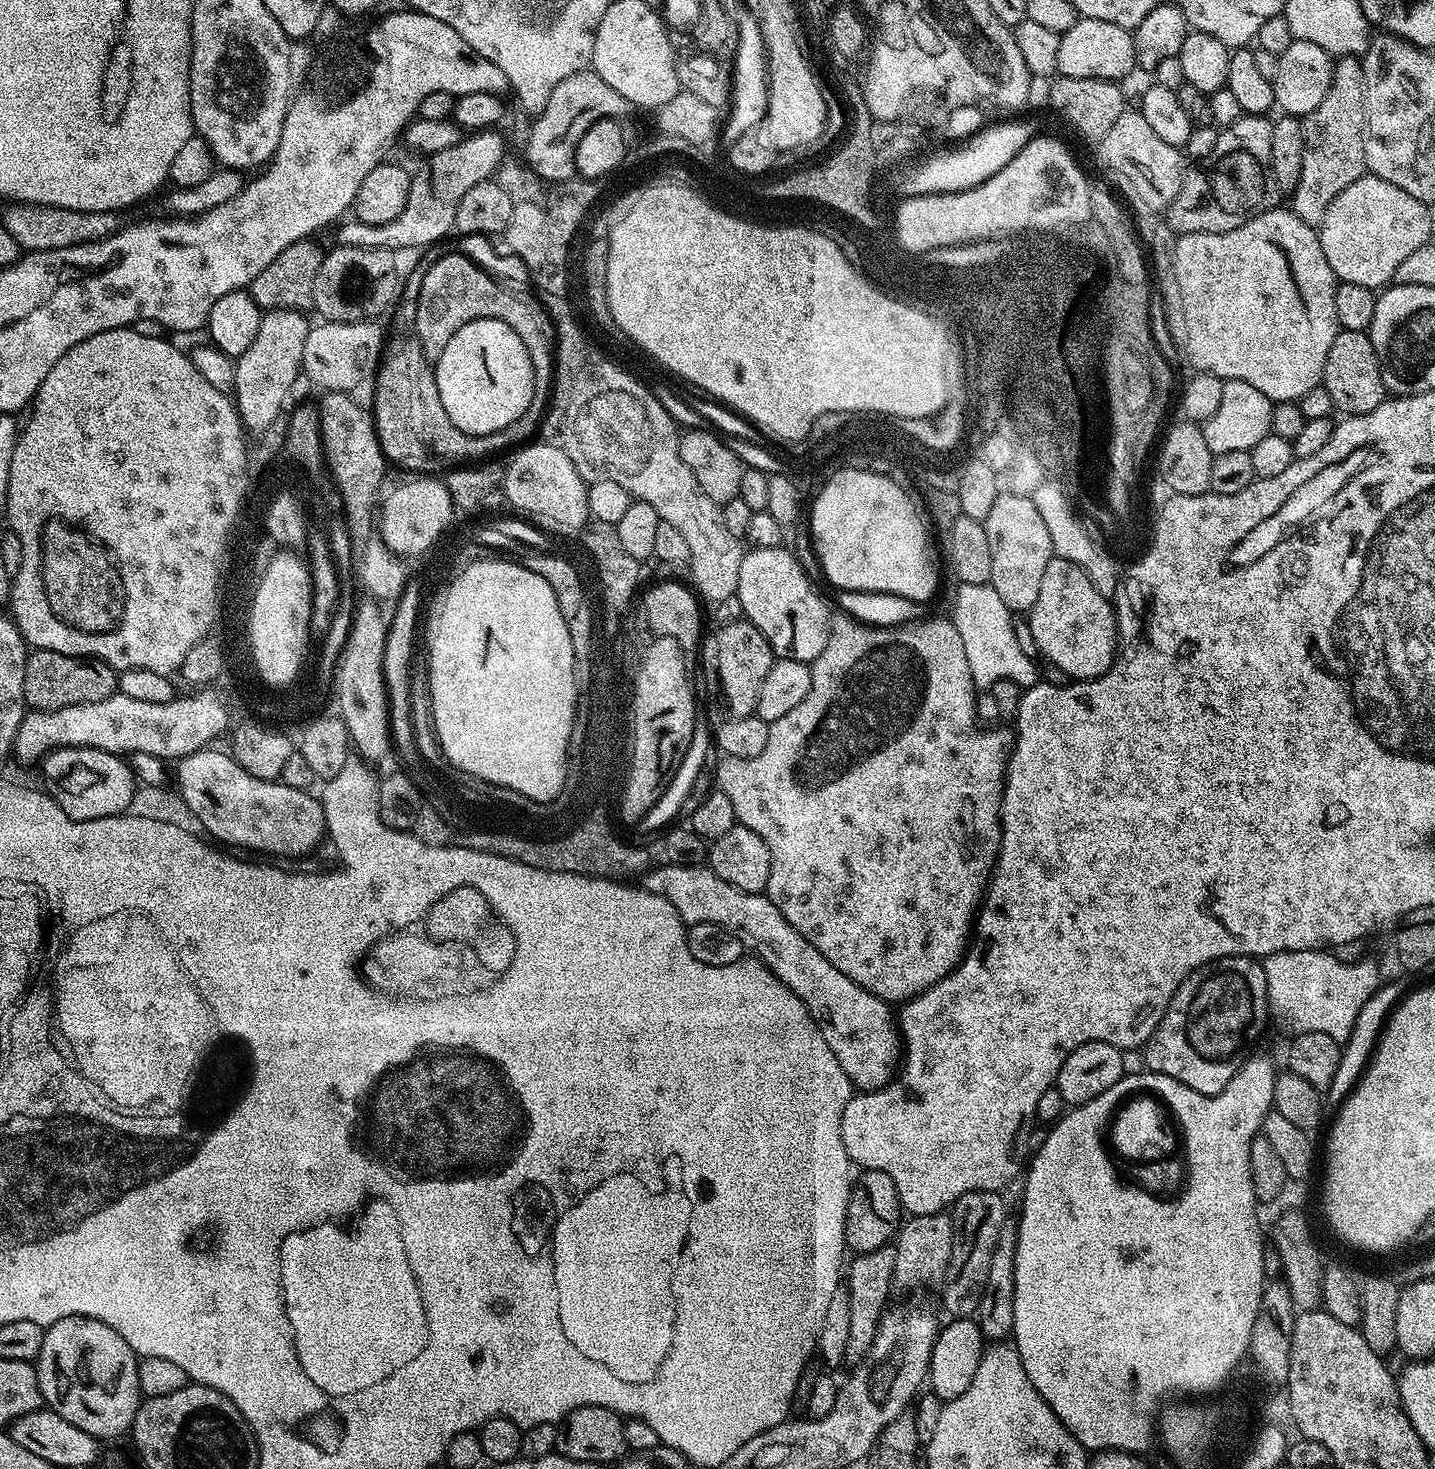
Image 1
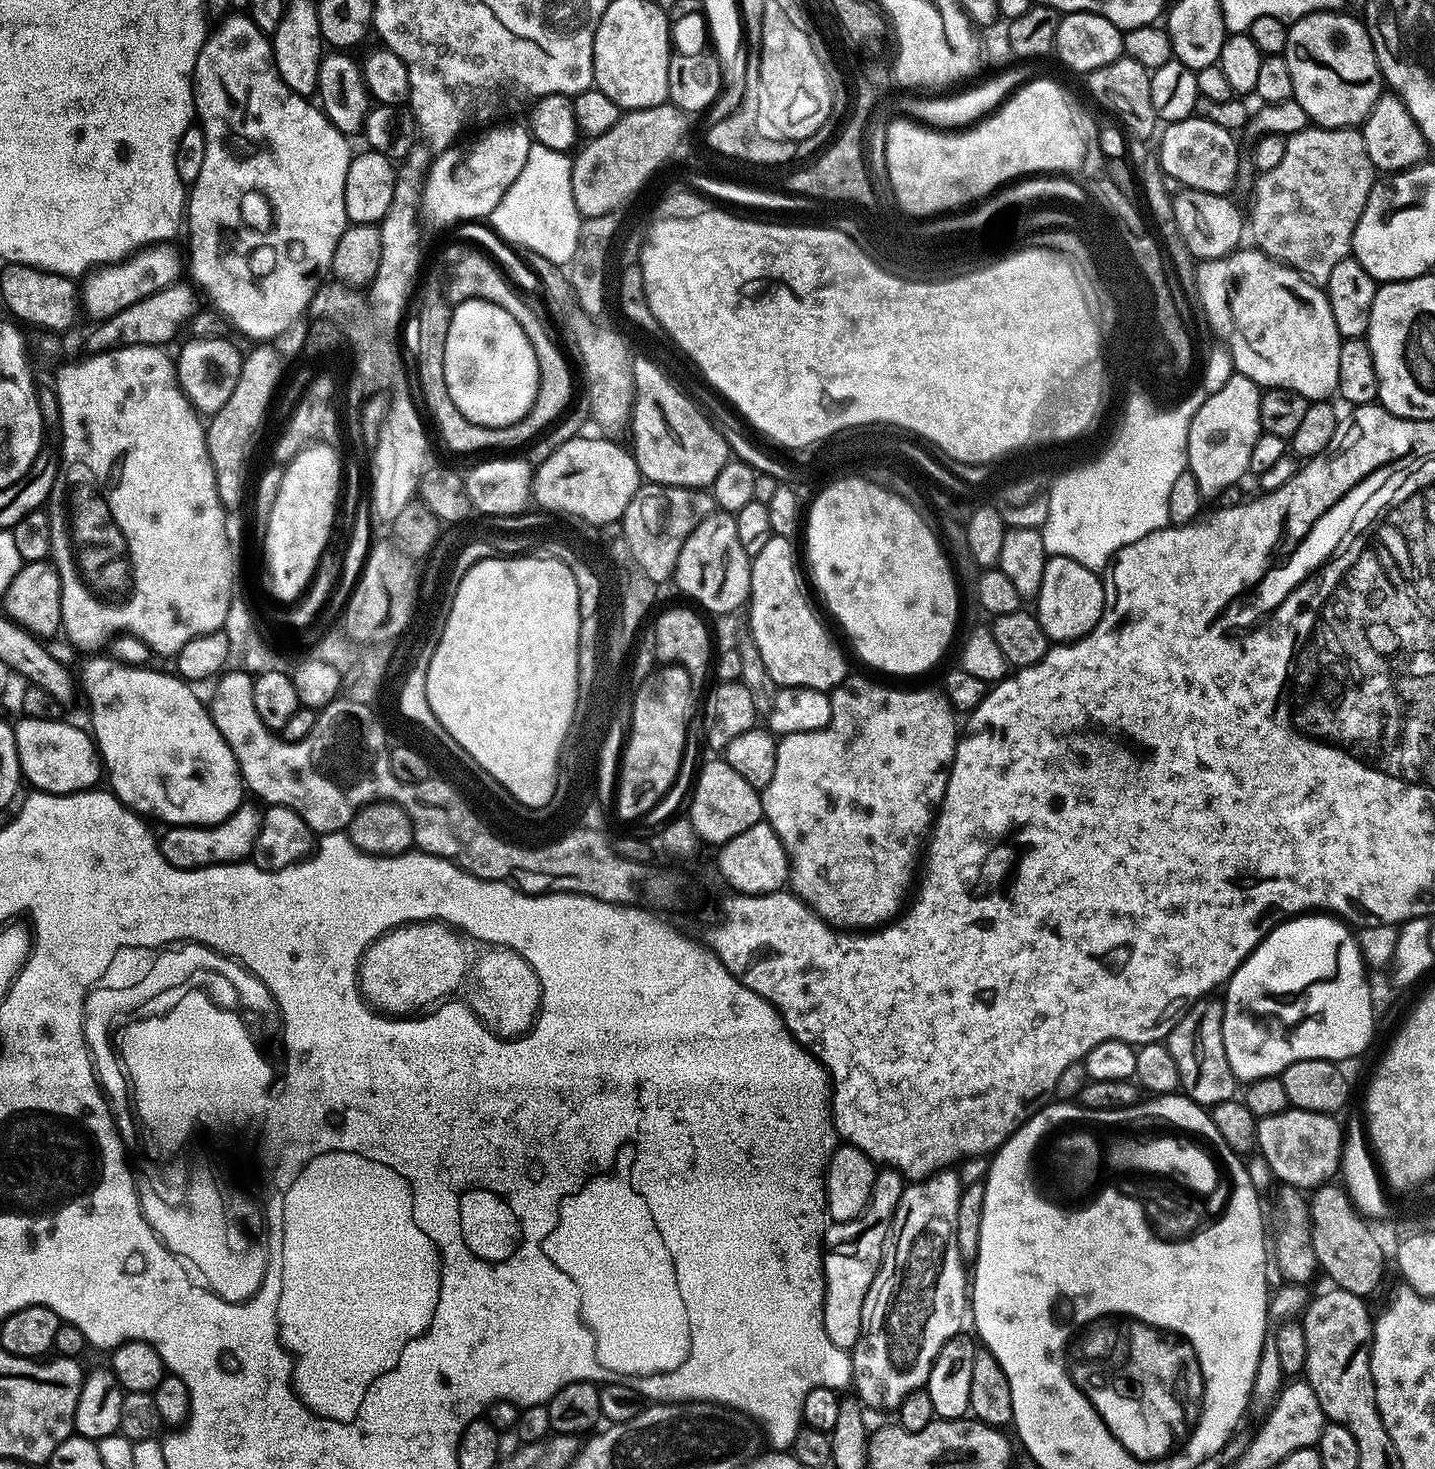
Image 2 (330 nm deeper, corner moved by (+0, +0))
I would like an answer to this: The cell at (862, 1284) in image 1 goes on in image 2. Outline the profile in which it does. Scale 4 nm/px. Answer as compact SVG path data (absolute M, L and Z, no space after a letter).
M881 1167L874 1178L872 1197L868 1199L862 1214L853 1220L842 1220L828 1227L827 1232L834 1236L834 1234L846 1234L856 1230L854 1222L858 1222L858 1230L864 1230L864 1234L860 1236L860 1244L856 1244L860 1246L856 1252L858 1258L870 1258L868 1264L864 1264L862 1260L834 1262L836 1251L833 1248L827 1249L824 1253L824 1325L826 1334L830 1334L830 1342L834 1342L834 1346L851 1350L860 1341L866 1327L866 1305L869 1303L876 1276L880 1273L880 1264L884 1261L885 1245L889 1243L892 1231L892 1219L905 1187L905 1177L901 1176L895 1167Z

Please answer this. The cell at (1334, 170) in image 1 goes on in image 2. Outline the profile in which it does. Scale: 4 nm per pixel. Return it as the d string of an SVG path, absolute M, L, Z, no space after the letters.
M1309 126L1301 132L1291 133L1286 139L1286 154L1282 154L1282 162L1278 162L1274 170L1261 172L1255 178L1252 216L1250 212L1251 243L1271 260L1287 264L1305 280L1311 280L1317 286L1327 285L1334 266L1349 259L1358 218L1362 218L1366 198L1378 179L1378 170L1370 162L1370 154L1366 154L1363 131Z

